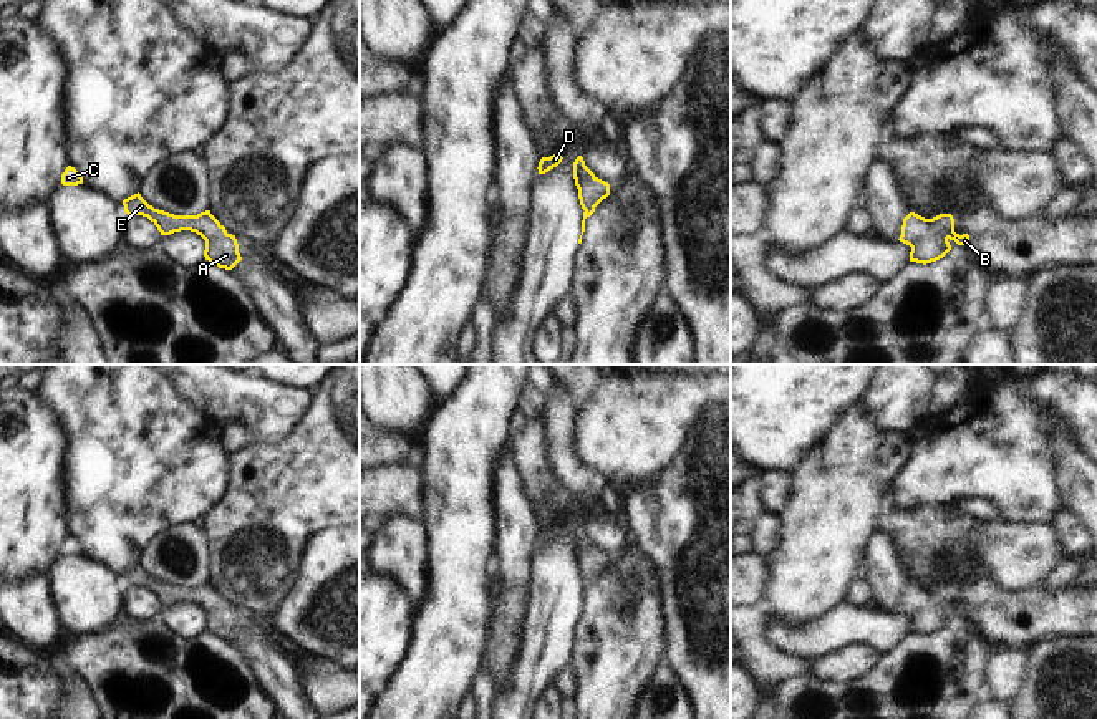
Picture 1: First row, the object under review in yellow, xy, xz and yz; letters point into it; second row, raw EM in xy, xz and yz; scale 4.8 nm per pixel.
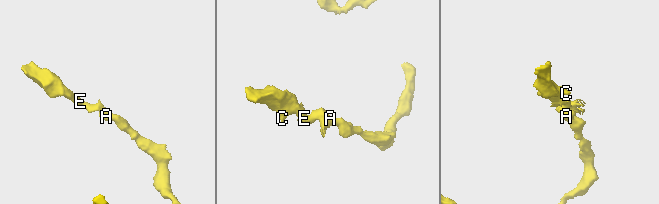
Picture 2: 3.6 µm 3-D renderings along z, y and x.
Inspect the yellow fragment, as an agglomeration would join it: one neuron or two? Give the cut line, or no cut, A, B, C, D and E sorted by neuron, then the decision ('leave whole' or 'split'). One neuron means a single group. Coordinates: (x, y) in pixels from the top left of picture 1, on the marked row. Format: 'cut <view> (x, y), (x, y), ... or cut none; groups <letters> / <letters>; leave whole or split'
cut none; groups A B C D E; leave whole

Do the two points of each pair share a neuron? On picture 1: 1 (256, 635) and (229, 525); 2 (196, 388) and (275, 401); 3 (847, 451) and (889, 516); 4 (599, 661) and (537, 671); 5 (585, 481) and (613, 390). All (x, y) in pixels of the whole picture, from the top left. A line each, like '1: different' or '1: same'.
1: different
2: same
3: different
4: different
5: different

